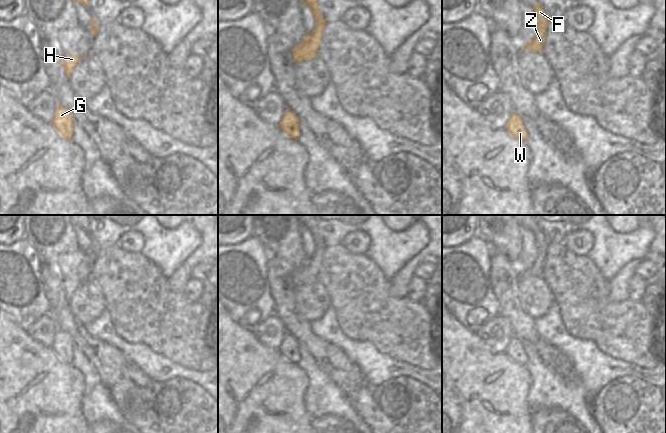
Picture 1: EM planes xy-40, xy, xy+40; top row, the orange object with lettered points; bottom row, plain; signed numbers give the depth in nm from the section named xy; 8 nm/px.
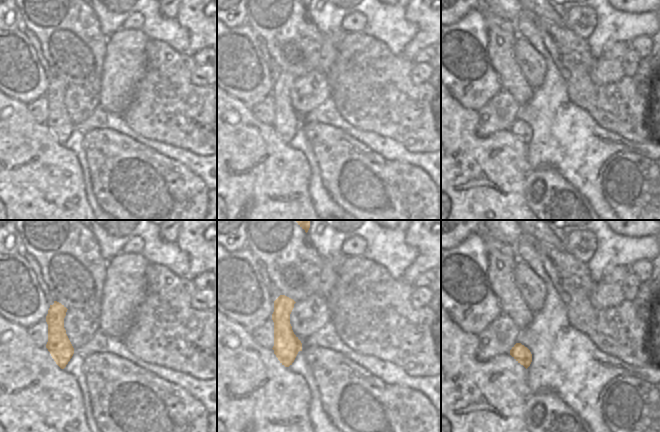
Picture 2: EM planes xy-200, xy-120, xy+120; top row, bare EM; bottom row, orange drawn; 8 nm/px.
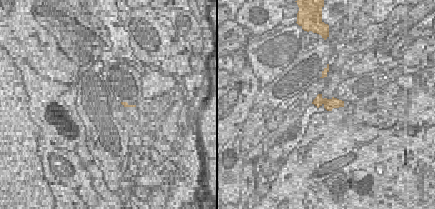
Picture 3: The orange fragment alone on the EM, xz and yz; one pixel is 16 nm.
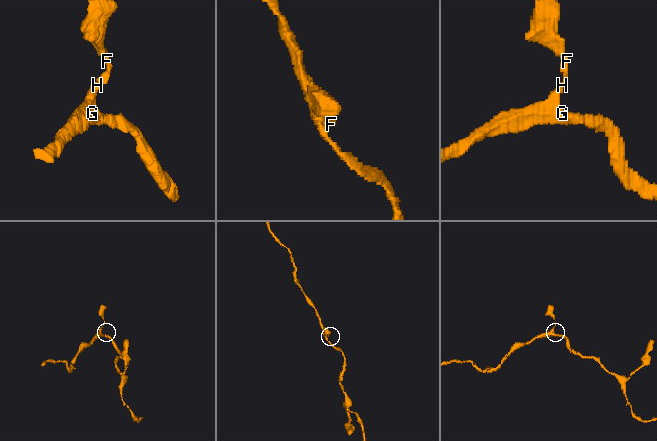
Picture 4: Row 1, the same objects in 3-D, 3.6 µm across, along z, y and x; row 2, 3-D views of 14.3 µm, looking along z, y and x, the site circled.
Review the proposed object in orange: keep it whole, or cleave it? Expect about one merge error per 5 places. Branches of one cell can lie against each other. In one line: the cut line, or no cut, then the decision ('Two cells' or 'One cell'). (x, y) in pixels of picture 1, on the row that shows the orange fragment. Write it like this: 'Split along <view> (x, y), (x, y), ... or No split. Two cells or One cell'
No split. One cell.

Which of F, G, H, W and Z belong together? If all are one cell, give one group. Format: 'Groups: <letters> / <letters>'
Groups: F G H W Z

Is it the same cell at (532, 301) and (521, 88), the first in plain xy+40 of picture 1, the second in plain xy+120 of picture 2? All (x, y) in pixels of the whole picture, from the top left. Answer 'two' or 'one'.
two

